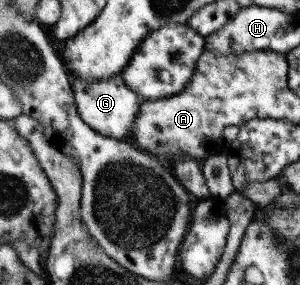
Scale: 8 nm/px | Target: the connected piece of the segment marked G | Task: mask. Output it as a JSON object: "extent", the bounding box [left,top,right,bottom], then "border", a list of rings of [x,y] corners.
{"extent":[71,74,145,142],"border":[[[116,74],[105,80],[96,80],[96,82],[88,82],[82,80],[80,76],[74,76],[71,80],[71,85],[74,93],[78,116],[89,125],[94,131],[97,131],[104,137],[112,137],[121,142],[133,140],[130,139],[132,135],[132,124],[135,123],[137,116],[140,114],[140,105],[144,103],[145,98],[140,97],[134,90],[128,88],[124,78],[120,74]]]}

